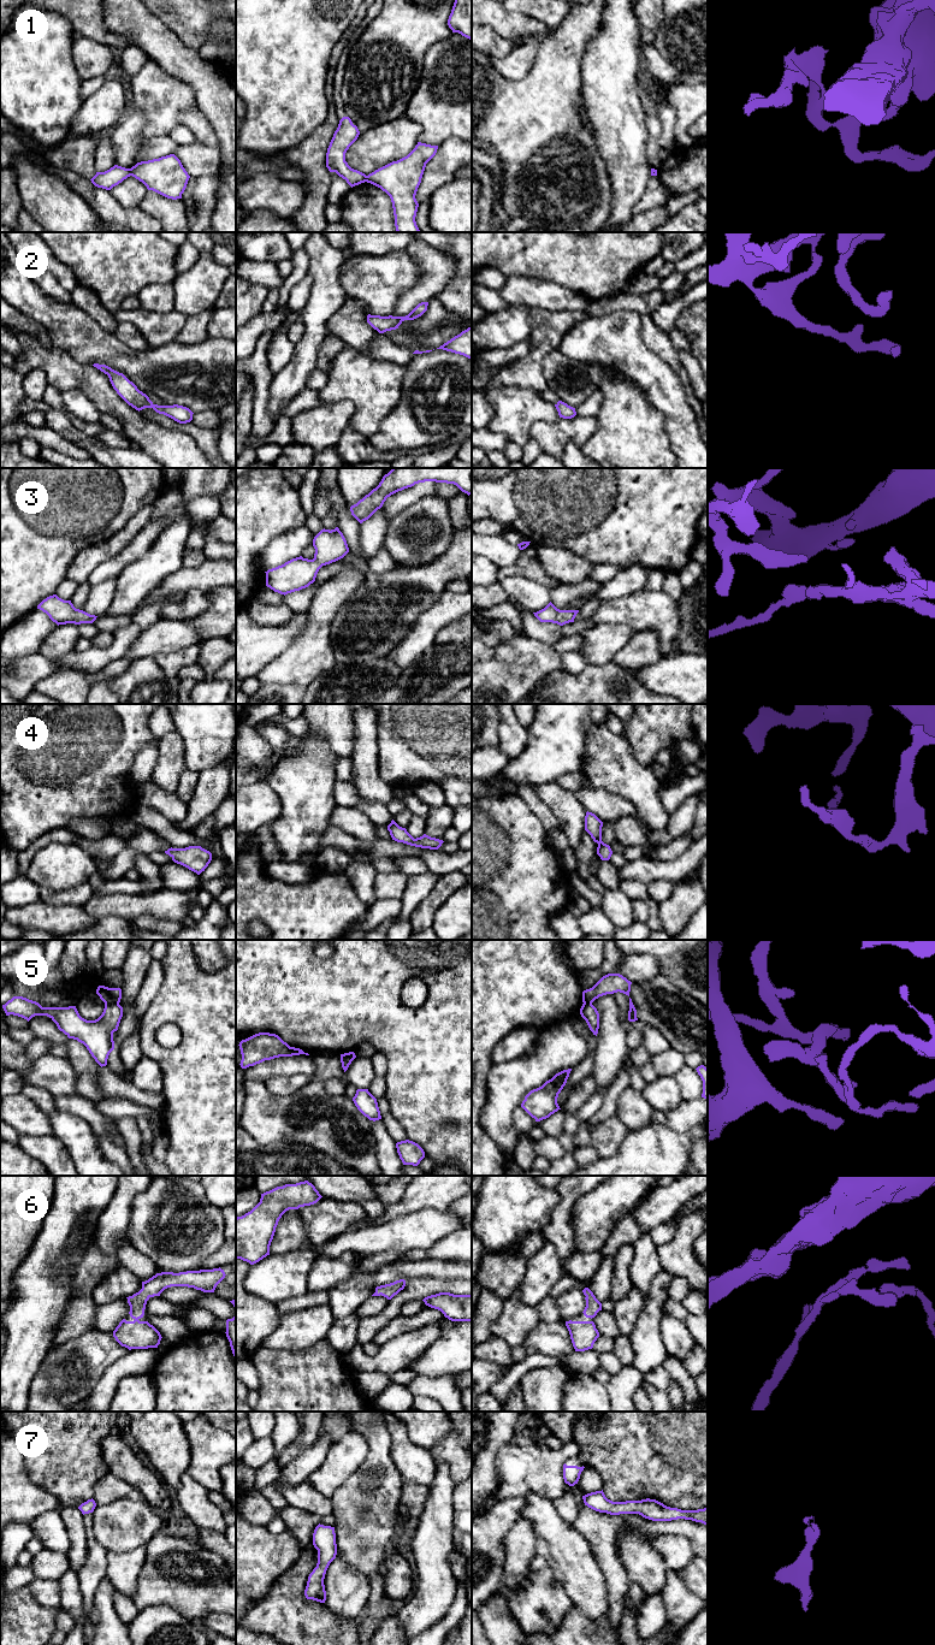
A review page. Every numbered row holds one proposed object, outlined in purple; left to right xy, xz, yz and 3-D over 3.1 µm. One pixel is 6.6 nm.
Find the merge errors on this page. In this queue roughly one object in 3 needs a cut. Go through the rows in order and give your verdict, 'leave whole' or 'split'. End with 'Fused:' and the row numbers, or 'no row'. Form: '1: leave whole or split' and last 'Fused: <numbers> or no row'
1: split
2: leave whole
3: leave whole
4: leave whole
5: split
6: leave whole
7: leave whole
Fused: 1, 5

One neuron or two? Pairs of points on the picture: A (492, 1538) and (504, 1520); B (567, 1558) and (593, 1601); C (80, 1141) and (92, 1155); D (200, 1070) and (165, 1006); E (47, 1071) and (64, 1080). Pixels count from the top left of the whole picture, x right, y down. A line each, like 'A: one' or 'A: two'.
A: one
B: one
C: one
D: one
E: one

